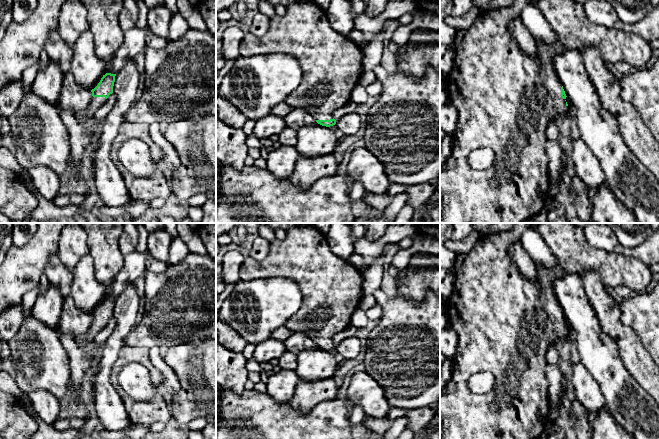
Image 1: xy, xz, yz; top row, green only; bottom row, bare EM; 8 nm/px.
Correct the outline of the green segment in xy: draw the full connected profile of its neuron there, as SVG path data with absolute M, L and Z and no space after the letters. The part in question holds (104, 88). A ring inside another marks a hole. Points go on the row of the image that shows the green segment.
M110 72L106 73L103 75L101 80L94 85L91 90L93 97L89 105L85 110L75 114L78 121L84 122L90 119L95 119L96 111L106 102L109 95L113 93L115 76L116 74L112 74Z

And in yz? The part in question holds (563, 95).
M514 0L509 7L481 10L470 28L456 31L453 46L455 58L445 83L448 93L446 105L457 109L458 121L452 154L440 168L440 223L522 223L546 206L550 189L549 158L545 150L547 125L550 120L559 123L560 114L569 109L565 100L567 96L553 65L557 54L566 50L580 52L583 48L593 47L606 65L626 62L632 69L644 69L652 55L649 43L641 36L591 22L583 4L574 0ZM528 3L537 6L557 35L557 41L553 44L535 40L536 56L522 52L509 31L509 22L514 18L520 19L522 9ZM485 147L493 150L494 163L485 170L473 169L468 163L468 155Z

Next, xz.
M297 1L287 5L284 16L270 17L266 34L257 37L246 33L240 42L239 52L245 57L275 53L295 57L302 66L303 78L284 102L293 109L305 109L318 124L326 127L336 124L333 113L350 102L351 92L359 84L364 71L361 46L336 32L325 11L314 1Z

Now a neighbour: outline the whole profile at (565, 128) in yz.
M560 113L560 121L558 124L558 130L560 133L560 138L567 138L572 134L572 125L570 119L567 117L566 113Z

